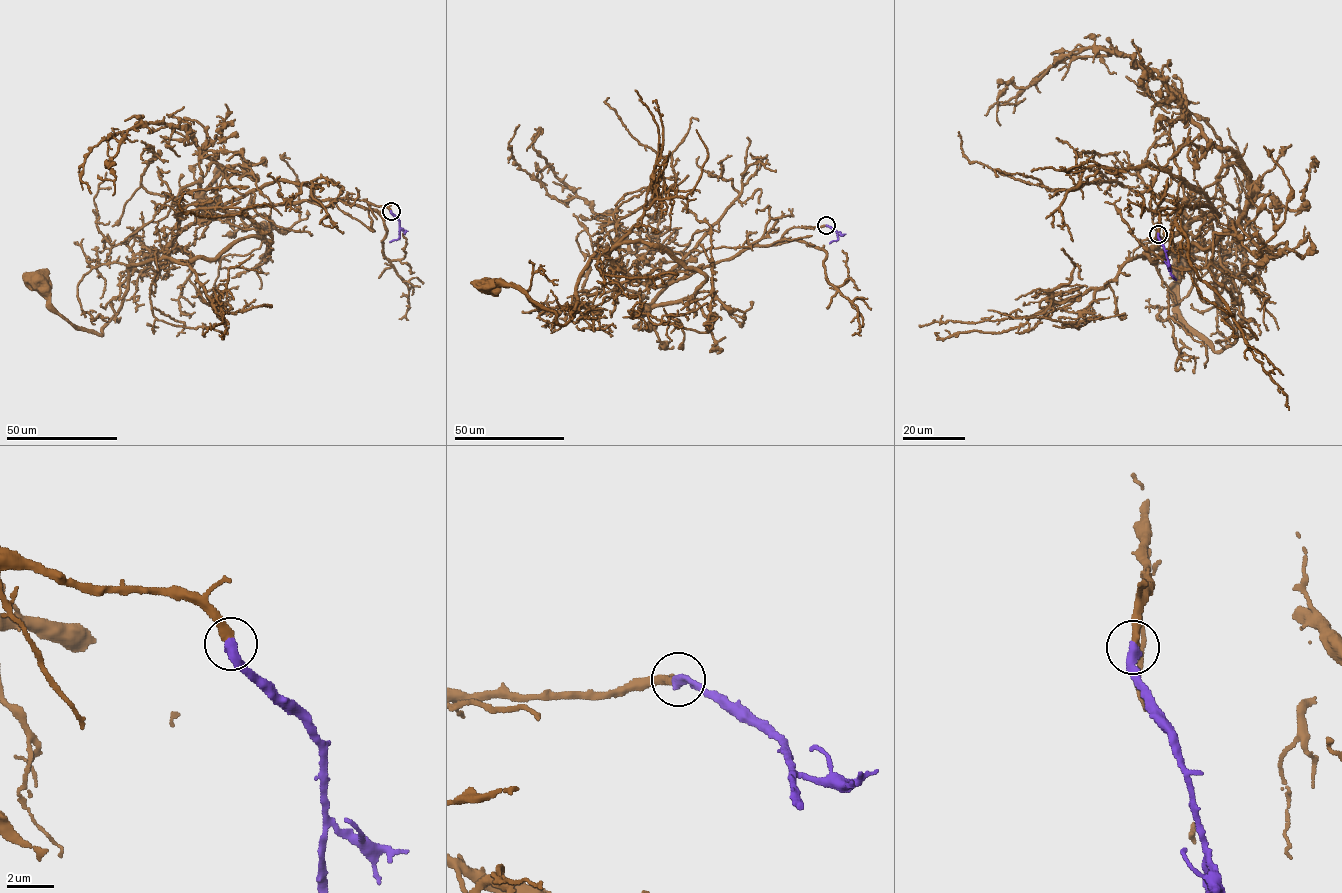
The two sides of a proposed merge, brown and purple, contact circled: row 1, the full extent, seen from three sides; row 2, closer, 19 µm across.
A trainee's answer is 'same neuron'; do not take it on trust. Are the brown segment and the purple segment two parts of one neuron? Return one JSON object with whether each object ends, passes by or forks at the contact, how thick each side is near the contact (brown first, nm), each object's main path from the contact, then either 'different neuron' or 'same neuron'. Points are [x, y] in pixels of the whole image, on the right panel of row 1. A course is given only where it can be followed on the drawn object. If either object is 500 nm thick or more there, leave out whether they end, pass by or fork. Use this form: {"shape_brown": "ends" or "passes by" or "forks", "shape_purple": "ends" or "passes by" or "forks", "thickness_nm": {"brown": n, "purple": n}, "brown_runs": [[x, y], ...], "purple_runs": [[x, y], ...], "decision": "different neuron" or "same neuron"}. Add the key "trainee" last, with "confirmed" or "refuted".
{"shape_brown": "ends", "shape_purple": "ends", "thickness_nm": {"brown": 360, "purple": 440}, "brown_runs": [[1158, 234], [1159, 211], [1218, 213], [1153, 247], [1207, 262], [1230, 345], [1215, 351], [1181, 317], [1178, 258]], "purple_runs": [[1158, 234], [1170, 273], [1176, 280]], "decision": "same neuron", "trainee": "confirmed"}

